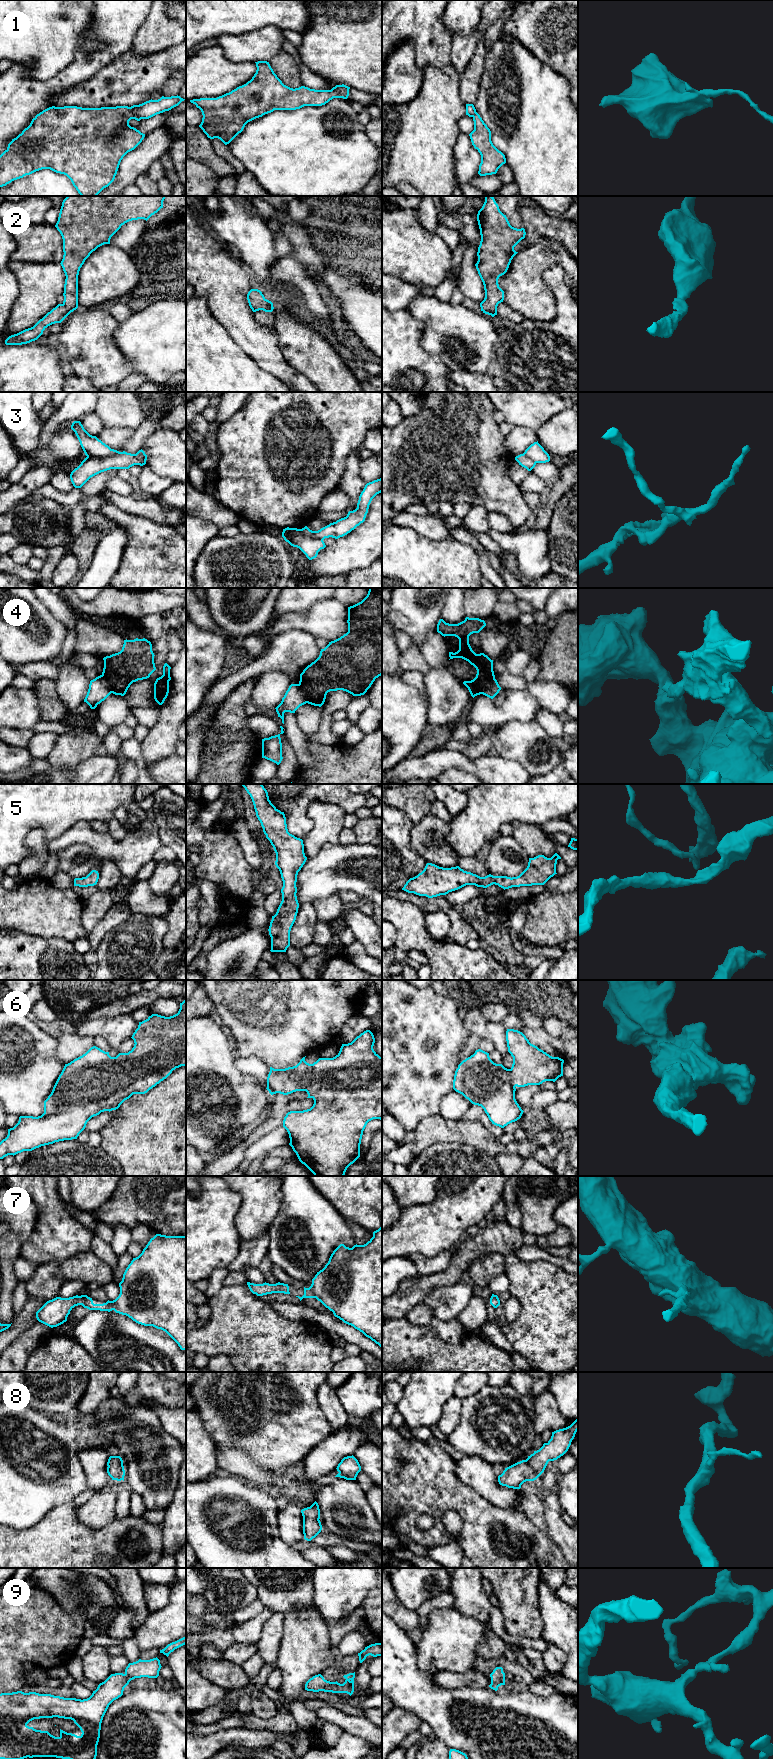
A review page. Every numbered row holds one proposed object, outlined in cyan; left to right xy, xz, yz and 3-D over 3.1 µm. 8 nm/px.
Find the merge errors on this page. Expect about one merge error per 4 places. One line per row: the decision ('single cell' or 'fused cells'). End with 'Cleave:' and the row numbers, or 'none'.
1: fused cells
2: single cell
3: fused cells
4: fused cells
5: single cell
6: single cell
7: single cell
8: single cell
9: single cell
Cleave: 1, 3, 4

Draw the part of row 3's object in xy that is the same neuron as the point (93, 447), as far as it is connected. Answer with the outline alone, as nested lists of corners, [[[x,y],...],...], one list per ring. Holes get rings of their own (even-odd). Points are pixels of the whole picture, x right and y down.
[[[74,421],[71,425],[71,429],[75,432],[87,457],[107,457],[120,453],[117,450],[111,449],[96,436],[90,435],[84,429],[80,421]]]

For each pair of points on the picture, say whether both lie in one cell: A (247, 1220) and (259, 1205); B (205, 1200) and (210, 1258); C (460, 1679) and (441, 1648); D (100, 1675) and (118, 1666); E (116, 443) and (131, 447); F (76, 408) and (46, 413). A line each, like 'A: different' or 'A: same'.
A: same
B: same
C: different
D: different
E: different
F: different

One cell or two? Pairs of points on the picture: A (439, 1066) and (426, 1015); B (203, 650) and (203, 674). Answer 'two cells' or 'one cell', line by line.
A: one cell
B: one cell

